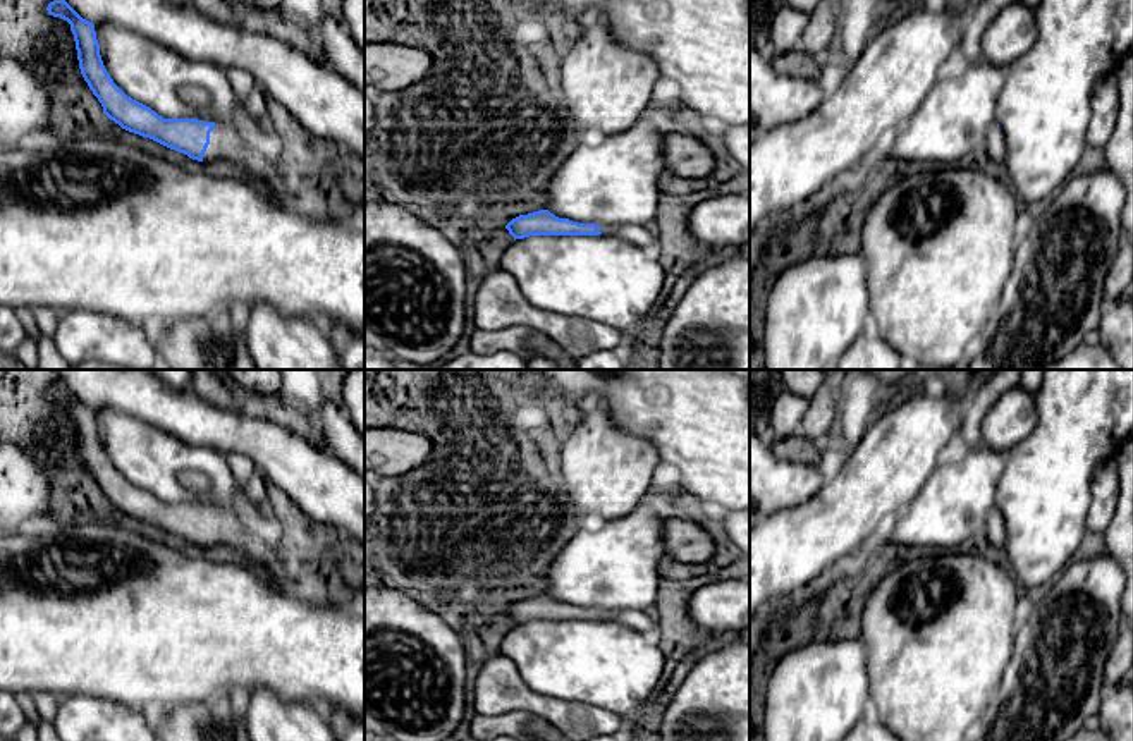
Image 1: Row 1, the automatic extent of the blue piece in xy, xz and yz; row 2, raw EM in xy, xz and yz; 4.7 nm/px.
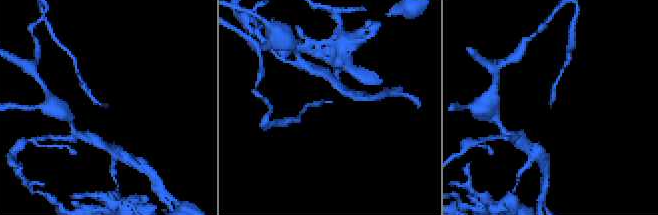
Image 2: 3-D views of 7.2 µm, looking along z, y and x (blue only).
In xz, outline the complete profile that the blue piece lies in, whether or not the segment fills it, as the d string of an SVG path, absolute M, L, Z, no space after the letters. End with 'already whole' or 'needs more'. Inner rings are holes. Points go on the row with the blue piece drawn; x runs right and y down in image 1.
M538 210L512 218L505 229L516 239L530 236L617 236L617 225L595 225L559 218L548 210Z; needs more

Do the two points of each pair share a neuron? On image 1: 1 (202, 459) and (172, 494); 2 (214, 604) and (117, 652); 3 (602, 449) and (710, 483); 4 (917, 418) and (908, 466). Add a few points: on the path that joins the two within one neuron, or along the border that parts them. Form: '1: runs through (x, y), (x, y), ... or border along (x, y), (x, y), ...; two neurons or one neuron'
1: runs through (189, 459), (184, 459), (171, 473), (171, 482); one neuron
2: runs through (189, 628), (141, 630); one neuron
3: border along (633, 435), (645, 437), (655, 447), (661, 470); two neurons
4: runs through (917, 430), (908, 442), (908, 454); one neuron

